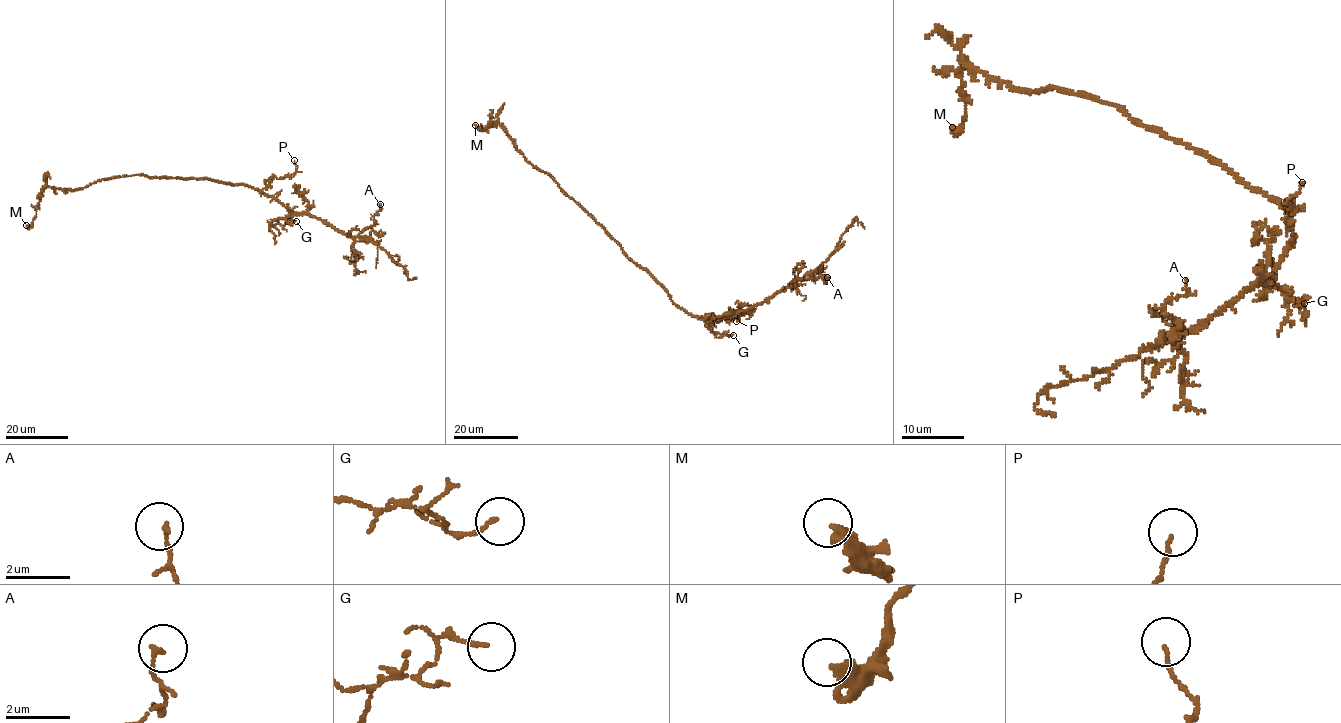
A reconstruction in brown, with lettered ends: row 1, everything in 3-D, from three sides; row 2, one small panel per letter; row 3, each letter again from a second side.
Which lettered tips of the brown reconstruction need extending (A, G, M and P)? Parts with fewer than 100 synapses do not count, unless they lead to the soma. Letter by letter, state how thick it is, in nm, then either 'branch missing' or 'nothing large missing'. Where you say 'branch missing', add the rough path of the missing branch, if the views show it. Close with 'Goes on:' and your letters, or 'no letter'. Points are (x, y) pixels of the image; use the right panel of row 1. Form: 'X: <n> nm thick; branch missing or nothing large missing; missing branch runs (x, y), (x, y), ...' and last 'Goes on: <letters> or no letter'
A: 150 nm thick; nothing large missing
G: 110 nm thick; nothing large missing
M: 360 nm thick; nothing large missing
P: 110 nm thick; nothing large missing
Goes on: no letter

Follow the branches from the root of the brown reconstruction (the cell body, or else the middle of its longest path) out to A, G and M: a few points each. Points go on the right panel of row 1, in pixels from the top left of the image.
A: (1248, 186), (1289, 216), (1294, 240), (1278, 266), (1183, 333), (1166, 302), (1188, 293), (1185, 280)
G: (1248, 186), (1278, 201), (1289, 216), (1294, 240), (1269, 285), (1302, 306), (1307, 299), (1304, 303)
M: (1248, 186), (1119, 106), (1050, 86), (1013, 88), (965, 60), (966, 117), (952, 127)

